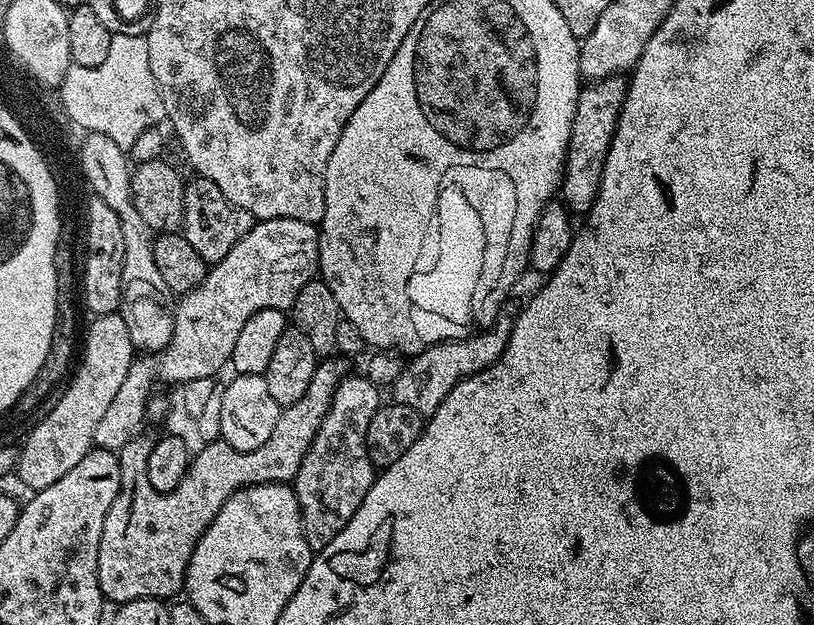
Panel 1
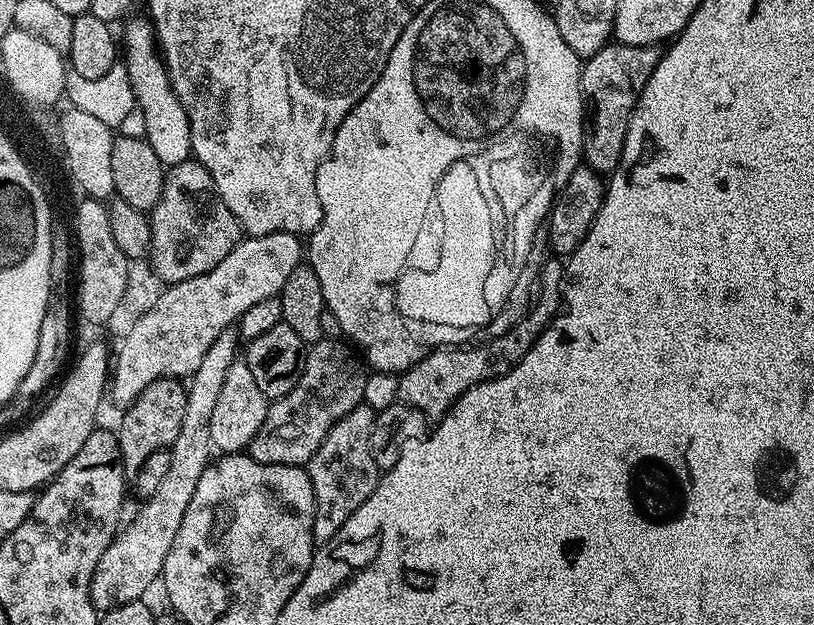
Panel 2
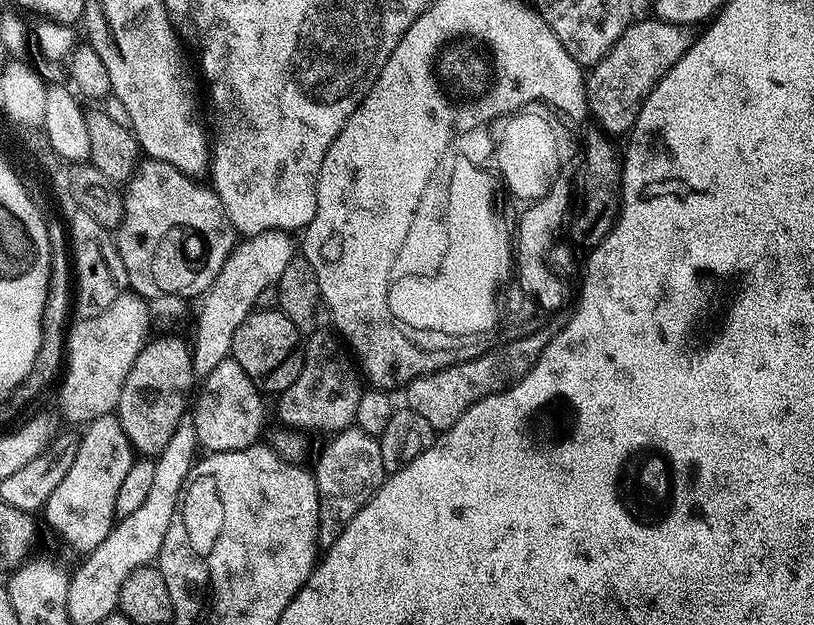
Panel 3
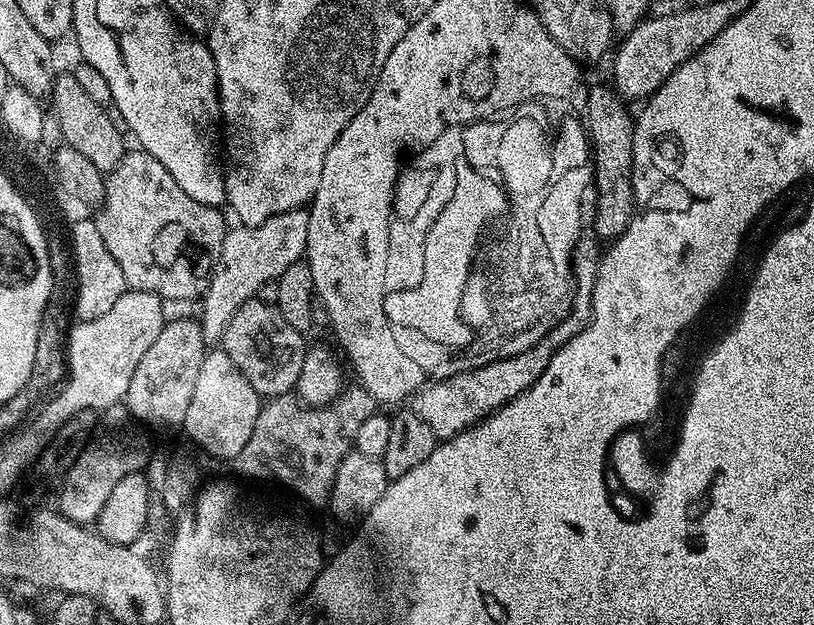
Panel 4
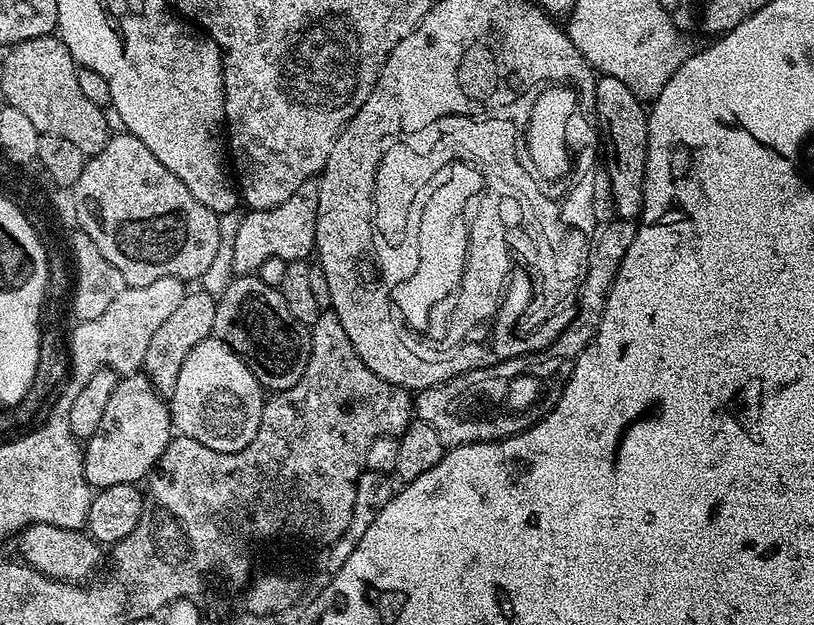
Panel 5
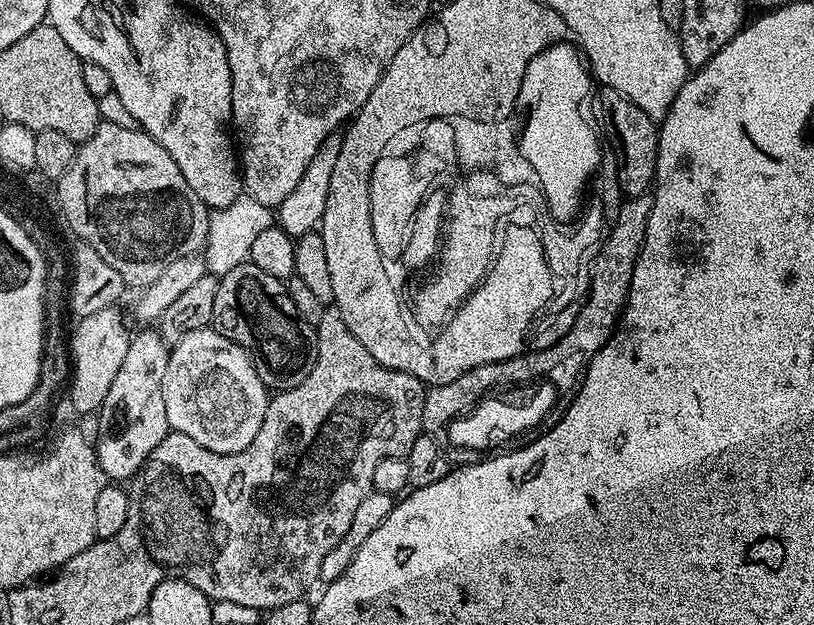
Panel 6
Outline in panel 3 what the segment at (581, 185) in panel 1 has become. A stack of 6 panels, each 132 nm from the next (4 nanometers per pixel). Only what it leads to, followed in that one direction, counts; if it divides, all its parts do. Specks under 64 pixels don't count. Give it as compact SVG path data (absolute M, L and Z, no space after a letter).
M637 19L628 25L622 38L597 64L591 65L586 76L584 92L588 95L588 110L595 127L609 137L623 137L632 131L640 106L654 86L675 66L678 58L690 50L694 32L689 25L671 24L665 20Z

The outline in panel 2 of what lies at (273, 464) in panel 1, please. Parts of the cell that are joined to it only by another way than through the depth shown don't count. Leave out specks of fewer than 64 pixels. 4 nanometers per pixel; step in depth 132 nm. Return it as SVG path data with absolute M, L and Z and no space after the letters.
M325 338L311 345L294 390L269 403L269 417L248 443L247 455L263 464L307 465L336 421L364 403L367 377L365 361L343 339Z

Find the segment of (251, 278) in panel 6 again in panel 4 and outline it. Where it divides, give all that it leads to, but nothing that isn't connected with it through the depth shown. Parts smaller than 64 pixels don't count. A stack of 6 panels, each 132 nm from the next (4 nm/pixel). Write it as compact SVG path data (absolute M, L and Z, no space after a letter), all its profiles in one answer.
M253 298L242 306L230 318L224 331L222 350L242 370L246 382L262 398L289 395L295 389L302 374L302 362L306 351L305 333L294 330L286 318L276 309L275 304L267 304L259 298Z

